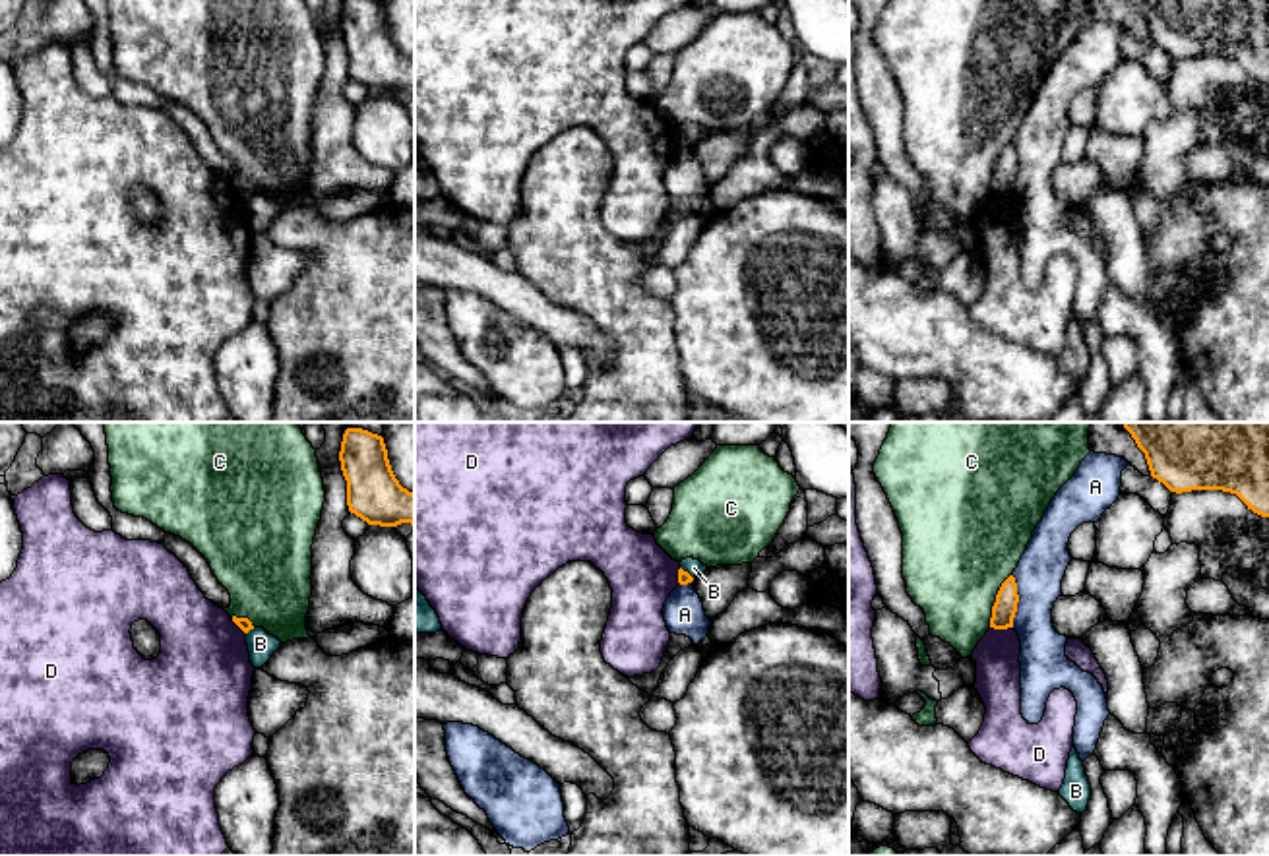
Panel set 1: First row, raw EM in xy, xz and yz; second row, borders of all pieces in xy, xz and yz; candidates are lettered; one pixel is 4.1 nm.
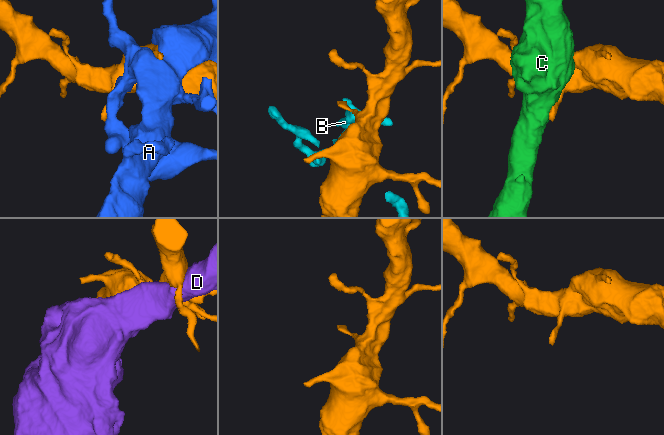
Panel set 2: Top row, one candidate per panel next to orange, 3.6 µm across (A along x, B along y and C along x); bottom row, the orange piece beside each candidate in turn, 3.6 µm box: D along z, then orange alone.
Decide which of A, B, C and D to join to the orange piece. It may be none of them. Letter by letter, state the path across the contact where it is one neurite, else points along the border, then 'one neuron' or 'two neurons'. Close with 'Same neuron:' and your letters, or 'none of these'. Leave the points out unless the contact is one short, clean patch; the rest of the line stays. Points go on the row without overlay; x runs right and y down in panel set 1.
A: two neurons
B: border along xz (680, 132), (692, 144); two neurons
C: two neurons
D: two neurons
Same neuron: none of these

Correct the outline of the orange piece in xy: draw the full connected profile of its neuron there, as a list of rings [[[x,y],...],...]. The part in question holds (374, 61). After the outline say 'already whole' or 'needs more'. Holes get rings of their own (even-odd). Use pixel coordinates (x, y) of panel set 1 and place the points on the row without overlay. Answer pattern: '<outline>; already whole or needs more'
[[[343,0],[339,27],[351,79],[368,91],[415,91],[415,60],[395,45],[382,2]]]; already whole

